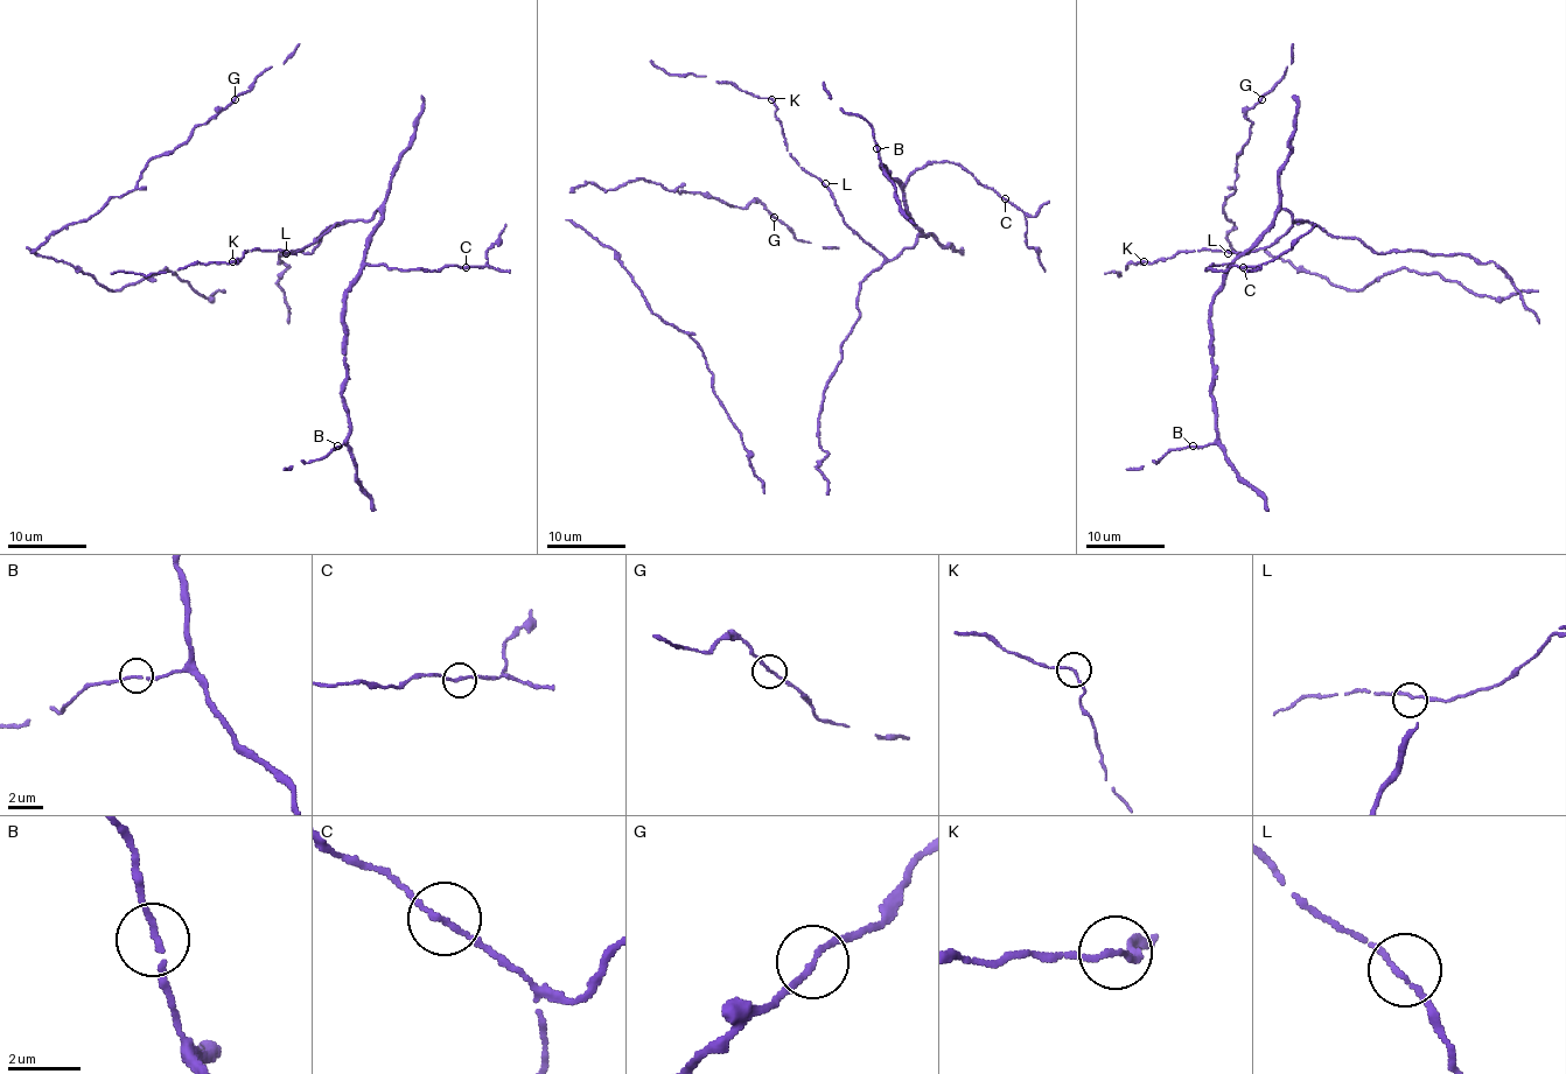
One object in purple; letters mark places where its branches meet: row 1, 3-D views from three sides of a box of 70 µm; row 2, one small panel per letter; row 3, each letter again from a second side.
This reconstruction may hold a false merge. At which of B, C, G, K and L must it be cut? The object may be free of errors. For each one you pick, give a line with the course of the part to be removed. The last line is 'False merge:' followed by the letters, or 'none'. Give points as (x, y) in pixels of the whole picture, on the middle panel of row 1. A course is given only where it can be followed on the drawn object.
False merge: none

